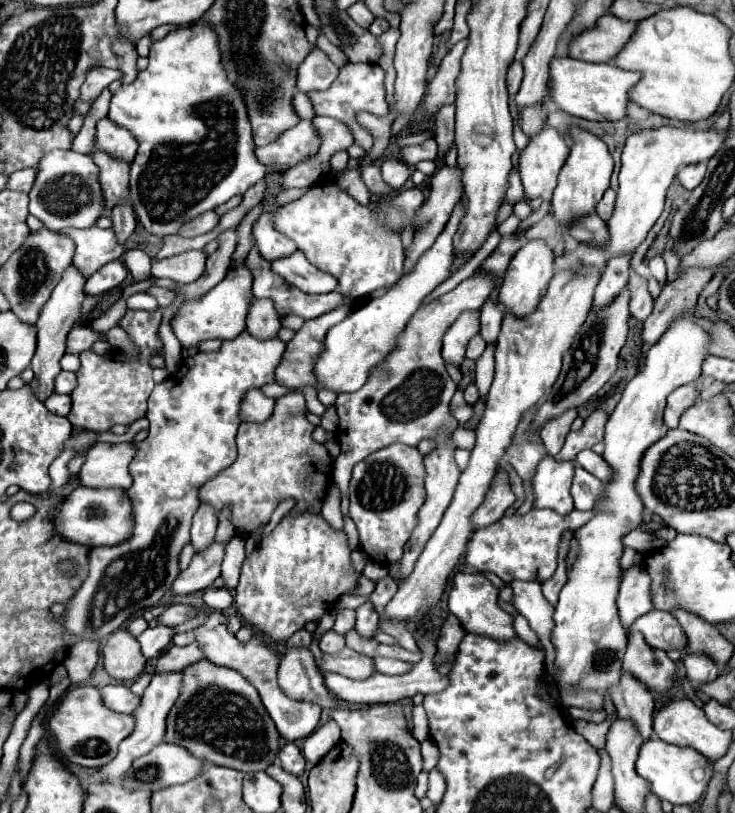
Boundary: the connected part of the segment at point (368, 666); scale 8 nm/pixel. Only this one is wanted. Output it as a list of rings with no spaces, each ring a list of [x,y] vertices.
[[[344,648],[338,654],[324,654],[324,660],[320,660],[320,668],[328,668],[330,672],[340,672],[354,680],[366,680],[372,674],[376,674],[372,658],[358,654],[350,648]]]

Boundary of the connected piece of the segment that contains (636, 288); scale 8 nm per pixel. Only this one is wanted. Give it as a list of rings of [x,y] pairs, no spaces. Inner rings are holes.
[[[630,270],[628,288],[630,288],[630,312],[638,322],[644,322],[654,310],[654,298],[646,288],[646,278]]]

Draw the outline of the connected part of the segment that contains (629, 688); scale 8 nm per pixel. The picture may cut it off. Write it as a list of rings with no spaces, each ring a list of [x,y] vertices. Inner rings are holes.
[[[622,672],[618,684],[610,688],[610,696],[618,710],[620,718],[630,718],[644,740],[652,734],[652,714],[654,714],[654,696],[644,682],[640,682],[630,672]]]

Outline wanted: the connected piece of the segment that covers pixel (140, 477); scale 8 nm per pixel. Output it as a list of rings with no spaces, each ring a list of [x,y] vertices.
[[[242,332],[234,340],[226,340],[216,352],[198,352],[192,358],[186,358],[180,368],[158,384],[148,400],[146,418],[150,420],[148,438],[136,442],[136,456],[130,464],[134,478],[128,496],[134,504],[134,532],[132,538],[118,546],[96,546],[90,550],[90,572],[70,604],[54,604],[52,612],[64,616],[66,628],[80,638],[102,640],[110,636],[124,620],[134,612],[152,608],[160,598],[172,588],[172,582],[180,574],[178,554],[190,542],[190,526],[196,508],[200,506],[198,490],[208,482],[216,472],[228,468],[236,460],[236,430],[240,426],[240,402],[250,388],[262,388],[274,382],[274,370],[282,360],[286,344],[276,336],[272,340],[256,340],[248,332]]]

